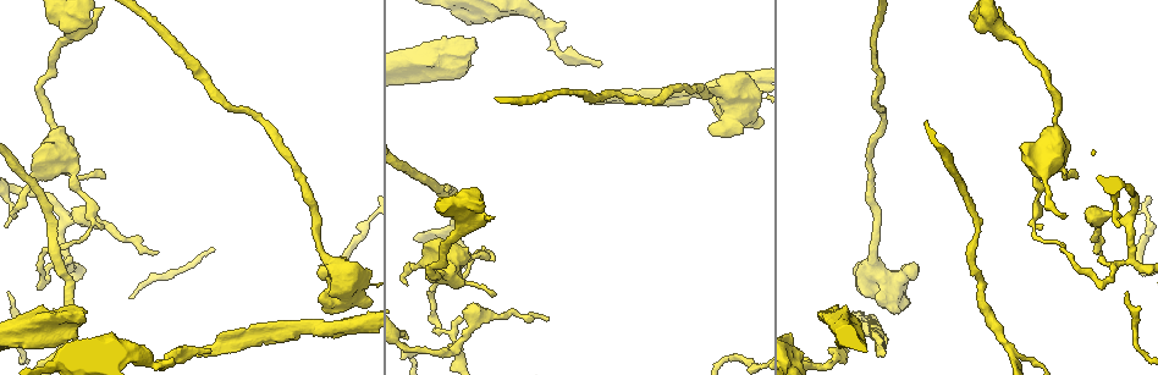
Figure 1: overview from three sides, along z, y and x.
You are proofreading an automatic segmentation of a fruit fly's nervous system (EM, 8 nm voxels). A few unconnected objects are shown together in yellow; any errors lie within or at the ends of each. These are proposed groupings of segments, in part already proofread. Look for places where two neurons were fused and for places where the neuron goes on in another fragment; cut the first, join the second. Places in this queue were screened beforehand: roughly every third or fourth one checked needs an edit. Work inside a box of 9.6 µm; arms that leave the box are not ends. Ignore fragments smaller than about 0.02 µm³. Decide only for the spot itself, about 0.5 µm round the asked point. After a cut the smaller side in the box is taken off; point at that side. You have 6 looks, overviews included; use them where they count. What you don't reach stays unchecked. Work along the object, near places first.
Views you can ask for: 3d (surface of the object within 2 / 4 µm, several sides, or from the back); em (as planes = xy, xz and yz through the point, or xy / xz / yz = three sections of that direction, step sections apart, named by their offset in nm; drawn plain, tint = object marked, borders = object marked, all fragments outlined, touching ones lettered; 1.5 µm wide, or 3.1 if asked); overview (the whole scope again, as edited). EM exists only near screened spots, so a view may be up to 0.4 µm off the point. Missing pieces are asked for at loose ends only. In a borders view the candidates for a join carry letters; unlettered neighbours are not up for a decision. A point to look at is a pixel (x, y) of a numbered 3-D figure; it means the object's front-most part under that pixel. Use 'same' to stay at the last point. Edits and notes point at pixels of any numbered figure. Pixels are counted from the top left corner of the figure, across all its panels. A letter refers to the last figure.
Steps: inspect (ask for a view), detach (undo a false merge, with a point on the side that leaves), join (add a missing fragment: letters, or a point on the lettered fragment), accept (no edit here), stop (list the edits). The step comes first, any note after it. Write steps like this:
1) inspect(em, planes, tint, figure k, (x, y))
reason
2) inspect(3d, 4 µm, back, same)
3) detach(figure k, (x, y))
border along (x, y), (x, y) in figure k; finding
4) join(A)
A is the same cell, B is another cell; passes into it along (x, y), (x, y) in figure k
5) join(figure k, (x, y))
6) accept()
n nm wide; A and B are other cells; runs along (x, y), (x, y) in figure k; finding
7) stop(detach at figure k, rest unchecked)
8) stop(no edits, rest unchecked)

inspect(em, xz, step 8, borders, figure 1, (1109, 281))
sharp bend

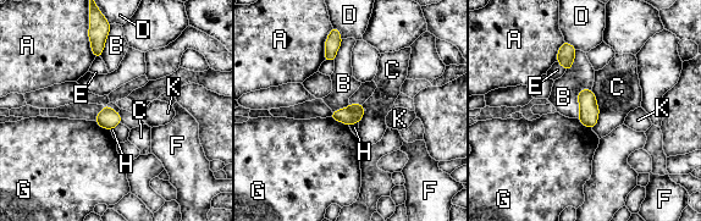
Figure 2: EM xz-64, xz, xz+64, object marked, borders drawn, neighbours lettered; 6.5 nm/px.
detach(figure 2, (343, 115))
120 nm wide; C touches over 260 nm; A, B, C, D, E, F, G, H and K are other cells; a second neuron is stuck on

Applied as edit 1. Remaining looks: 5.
inspect(overview)
redraw

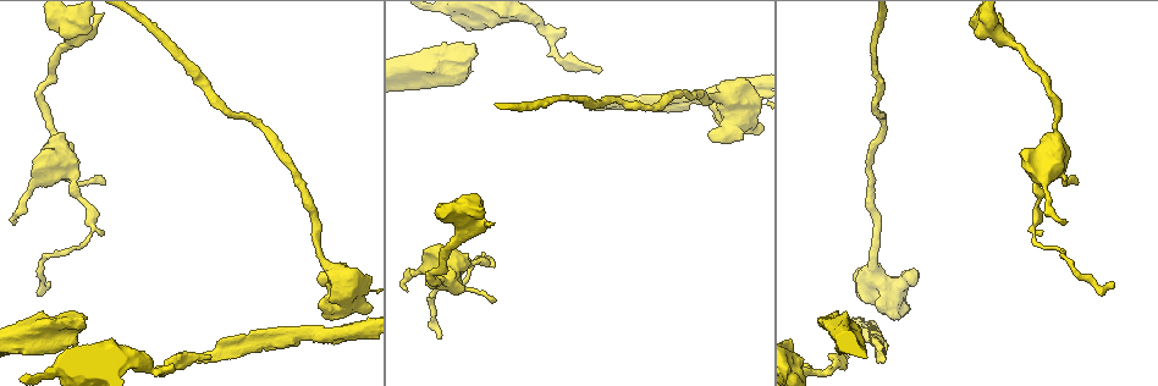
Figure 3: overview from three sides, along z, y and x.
inspect(em, yz, step 8, tint, figure 3, (85, 239))
abrupt turn

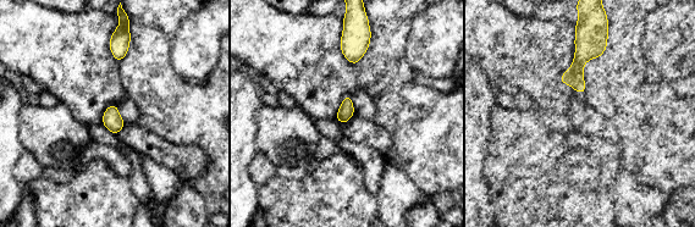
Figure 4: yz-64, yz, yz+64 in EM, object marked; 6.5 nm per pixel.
inspect(em, xy, step 8, borders, same)

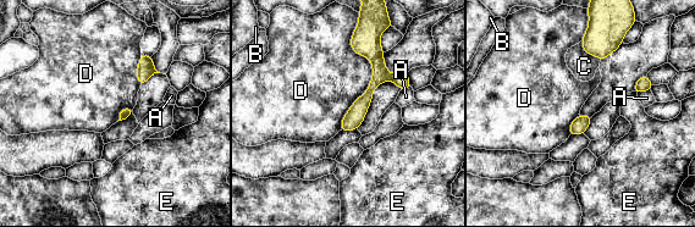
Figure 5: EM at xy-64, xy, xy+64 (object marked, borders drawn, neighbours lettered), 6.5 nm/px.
accept()
60 nm wide; D touches over 700 nm; A, B, C, D and E are other cells; one neuron here

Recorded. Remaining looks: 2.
inspect(em, planes, borders, figure 3, (563, 30))
branch stops here

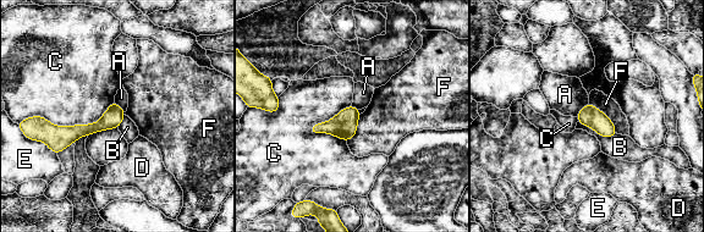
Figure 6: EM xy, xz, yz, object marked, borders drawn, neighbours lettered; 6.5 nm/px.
accept()
130 nm wide; A, B, C, D, E and F are other cells; runs along (121, 114), (76, 132), (44, 122) in figure 6; none of them fits

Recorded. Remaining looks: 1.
stop(detach at figure 2, rest unchecked)

